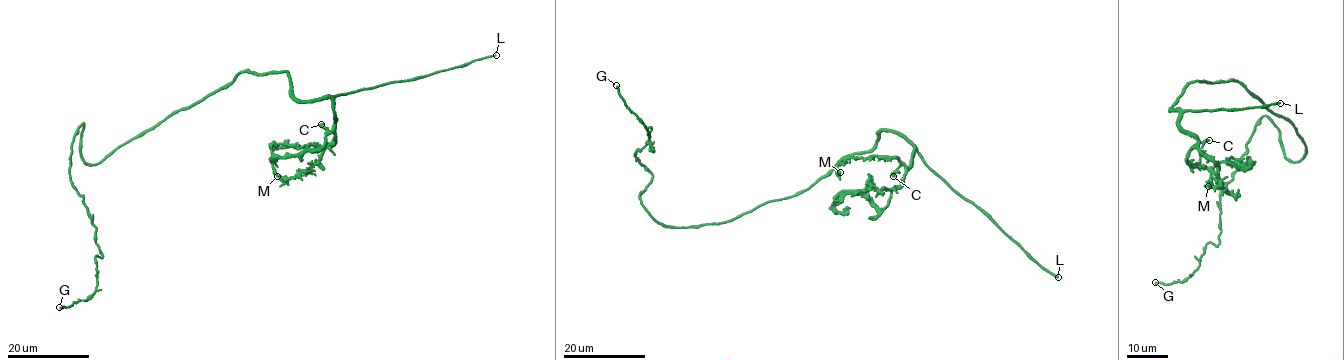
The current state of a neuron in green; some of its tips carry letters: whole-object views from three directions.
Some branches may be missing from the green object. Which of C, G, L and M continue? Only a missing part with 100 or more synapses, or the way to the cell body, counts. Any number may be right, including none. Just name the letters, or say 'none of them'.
L

